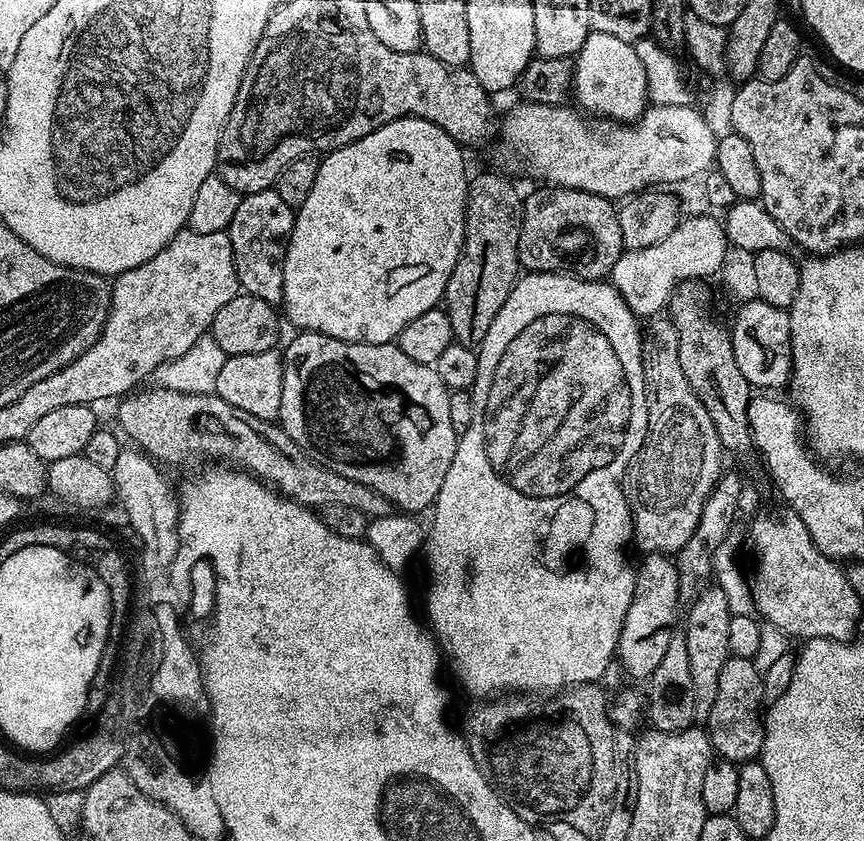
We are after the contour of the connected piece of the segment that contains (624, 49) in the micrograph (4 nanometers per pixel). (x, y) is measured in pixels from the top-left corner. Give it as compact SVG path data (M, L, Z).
M591 32L586 42L582 42L582 50L574 57L572 92L574 100L576 96L575 103L585 113L617 122L635 120L650 104L646 67L642 66L641 59L635 54L634 44L622 42L622 38L613 38L610 34L601 32Z

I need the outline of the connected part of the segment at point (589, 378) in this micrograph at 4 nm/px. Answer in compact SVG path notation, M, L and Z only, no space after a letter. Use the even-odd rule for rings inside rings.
M529 272L529 273L527 273L527 274L524 274L524 275L521 275L521 276L520 276L520 277L519 277L519 279L517 279L517 282L516 282L516 285L515 285L515 286L513 286L513 287L512 287L512 289L511 289L511 290L510 290L510 294L509 294L509 295L508 295L508 297L507 297L507 298L506 298L506 302L502 302L502 310L498 310L498 314L494 314L494 322L490 322L490 330L486 330L486 338L485 338L485 339L484 339L484 340L483 340L483 341L482 341L482 343L481 343L481 344L479 344L479 346L478 346L478 351L477 351L477 354L476 354L476 357L477 357L477 358L478 358L478 378L477 378L477 379L476 379L476 380L475 380L475 382L474 382L474 383L472 383L472 387L471 387L471 389L470 389L470 391L471 391L471 393L472 393L472 401L473 401L473 402L474 402L474 419L473 419L473 420L471 420L471 421L470 421L470 430L466 430L466 434L465 434L465 435L464 435L464 436L461 436L461 437L459 437L459 439L457 439L457 442L456 442L456 449L455 449L455 450L454 450L454 462L450 462L450 470L446 470L446 482L442 482L442 490L438 490L438 498L437 498L437 499L436 499L436 503L435 503L435 505L434 505L434 507L433 507L433 508L432 508L432 509L431 509L431 512L430 512L430 517L431 517L431 516L432 516L432 528L431 528L431 524L430 524L430 527L429 527L429 528L428 528L428 529L427 529L427 532L426 532L426 552L427 552L427 548L428 548L428 597L426 597L426 598L425 598L425 600L424 600L424 608L425 608L425 610L426 610L426 611L428 611L428 620L427 620L427 616L426 616L426 624L427 624L427 627L428 627L428 628L429 628L429 629L430 629L430 632L431 632L431 635L432 635L432 636L433 636L433 637L434 637L434 639L435 639L435 641L436 641L436 643L437 643L437 645L438 645L438 647L439 647L439 649L440 649L440 651L441 651L441 653L443 653L443 655L444 655L444 656L445 656L445 657L446 657L446 660L447 660L447 663L448 663L448 660L449 660L449 662L450 662L450 663L452 663L452 672L453 672L453 674L454 674L454 675L456 675L456 680L457 680L457 682L458 682L458 683L460 683L460 684L461 684L461 686L462 686L462 687L464 687L464 688L465 688L465 690L466 690L466 691L468 691L468 692L469 692L469 694L470 694L470 695L472 695L472 696L474 696L474 695L478 695L478 696L480 696L480 695L482 695L482 694L483 694L483 692L500 692L500 693L499 693L499 694L555 694L555 693L557 693L557 692L559 692L559 691L561 691L561 690L567 690L567 689L569 689L569 688L571 688L571 687L573 687L573 686L575 686L575 685L577 685L577 684L591 684L591 683L593 683L593 682L600 682L600 681L603 681L603 678L604 678L604 672L605 672L605 670L606 670L606 669L608 669L608 668L611 668L611 667L613 667L613 664L614 664L614 657L615 657L615 656L616 656L616 647L617 647L617 646L618 646L618 638L619 638L619 637L620 637L620 635L621 635L621 634L622 634L622 626L623 626L623 625L624 625L624 623L625 623L625 622L626 622L626 610L630 610L630 602L631 602L631 601L632 601L632 599L633 599L633 598L634 598L634 582L635 582L635 581L636 581L636 573L635 573L635 571L634 571L634 564L631 564L631 562L630 562L630 561L628 561L628 544L629 544L629 548L630 548L630 545L631 545L631 544L632 544L632 543L633 543L633 538L632 538L632 511L631 511L631 510L630 510L630 506L629 506L629 505L628 505L628 497L627 497L627 495L626 495L626 488L625 488L625 485L624 485L624 483L625 483L625 480L626 480L626 473L627 473L627 471L628 471L628 469L629 469L629 467L630 467L630 465L631 465L631 463L632 463L632 461L633 461L633 460L635 460L635 458L636 458L636 455L637 455L637 454L638 454L638 450L639 450L639 449L640 449L640 448L641 448L641 447L642 447L642 445L644 445L644 439L645 439L645 438L646 438L646 434L647 434L647 433L648 433L648 391L646 391L646 390L645 390L645 388L644 388L644 367L643 367L643 366L642 366L642 346L641 346L641 345L640 345L640 342L641 342L641 339L642 339L642 324L641 324L641 321L640 321L640 320L639 320L639 319L638 319L638 318L637 318L637 316L635 316L635 315L634 315L634 314L633 314L633 312L631 312L631 311L630 311L630 310L629 310L629 308L628 308L628 307L627 307L627 306L626 306L626 302L625 302L625 301L624 301L624 299L622 299L622 298L621 298L621 297L620 297L620 295L619 295L619 294L618 294L618 290L617 290L617 289L616 289L616 288L614 288L614 287L612 287L612 285L611 285L611 283L608 283L608 282L605 282L605 281L604 281L604 280L583 280L583 279L582 279L582 278L578 278L578 277L577 277L577 276L568 276L568 275L566 275L566 274L565 274L565 272Z

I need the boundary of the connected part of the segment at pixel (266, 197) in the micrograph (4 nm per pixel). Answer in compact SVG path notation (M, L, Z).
M271 187L241 195L238 211L227 230L234 254L234 270L241 289L247 295L262 298L262 302L273 306L284 303L282 274L293 219L293 208L286 206L286 202L278 198L275 187Z

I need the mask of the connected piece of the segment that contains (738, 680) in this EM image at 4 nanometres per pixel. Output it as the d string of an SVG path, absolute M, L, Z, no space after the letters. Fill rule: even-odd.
M729 655L726 666L722 666L722 674L718 674L718 695L714 698L714 706L710 706L710 714L706 721L706 731L712 741L712 751L721 760L729 760L737 766L755 761L764 749L764 716L763 678L752 660L741 656Z

